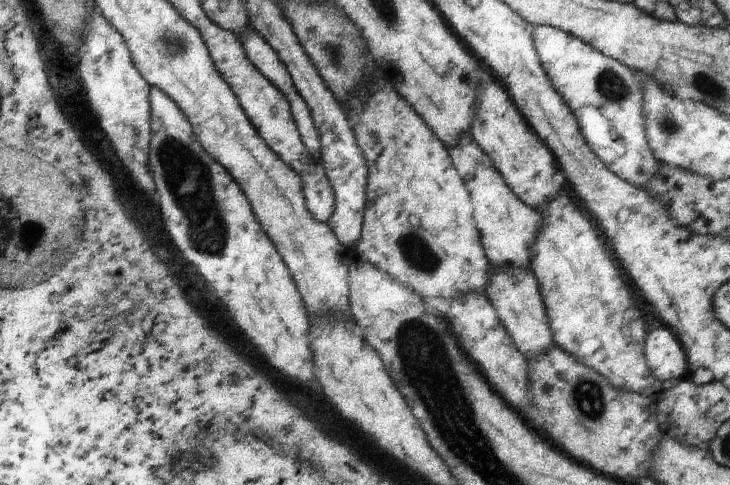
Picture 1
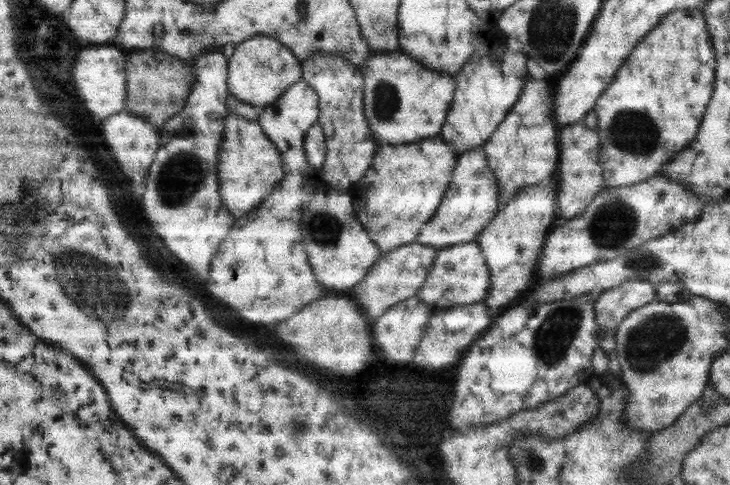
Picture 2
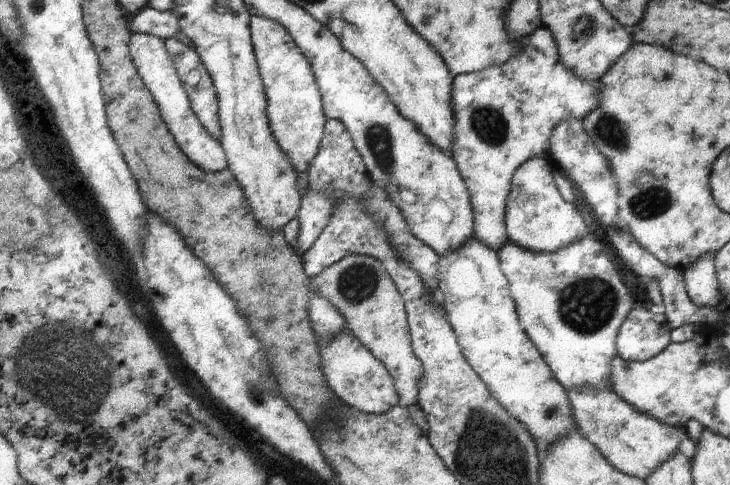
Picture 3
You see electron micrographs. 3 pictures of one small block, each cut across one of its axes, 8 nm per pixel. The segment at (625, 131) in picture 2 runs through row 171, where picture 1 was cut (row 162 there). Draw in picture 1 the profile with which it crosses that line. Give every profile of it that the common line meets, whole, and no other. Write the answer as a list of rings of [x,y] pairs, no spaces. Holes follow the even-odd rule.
[[[534,25],[531,30],[531,42],[533,42],[535,54],[537,54],[539,64],[545,72],[549,84],[553,85],[555,92],[561,96],[561,100],[571,110],[571,114],[579,125],[581,136],[591,152],[594,152],[607,170],[615,173],[621,180],[643,189],[643,186],[647,184],[646,180],[658,172],[659,163],[655,160],[653,152],[645,140],[643,110],[641,110],[641,104],[643,104],[641,84],[635,78],[634,70],[627,68],[618,60],[605,56],[590,44],[575,38],[571,33],[567,34],[567,32],[547,25]]]

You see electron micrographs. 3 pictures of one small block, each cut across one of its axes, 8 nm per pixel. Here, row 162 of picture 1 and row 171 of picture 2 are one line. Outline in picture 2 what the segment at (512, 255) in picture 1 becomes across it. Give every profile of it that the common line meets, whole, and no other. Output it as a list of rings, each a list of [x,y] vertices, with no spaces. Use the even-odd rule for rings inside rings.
[[[481,147],[466,150],[457,155],[457,164],[451,174],[451,182],[427,224],[421,226],[415,242],[442,249],[463,242],[474,241],[483,227],[494,217],[498,206],[498,186],[493,173],[487,167]]]

